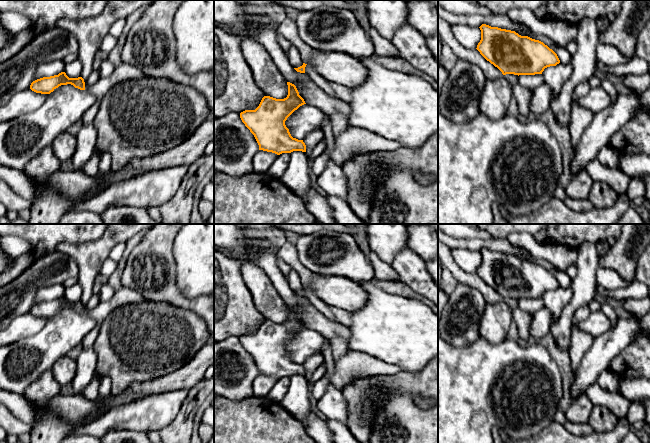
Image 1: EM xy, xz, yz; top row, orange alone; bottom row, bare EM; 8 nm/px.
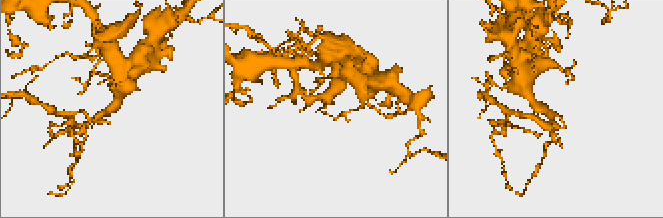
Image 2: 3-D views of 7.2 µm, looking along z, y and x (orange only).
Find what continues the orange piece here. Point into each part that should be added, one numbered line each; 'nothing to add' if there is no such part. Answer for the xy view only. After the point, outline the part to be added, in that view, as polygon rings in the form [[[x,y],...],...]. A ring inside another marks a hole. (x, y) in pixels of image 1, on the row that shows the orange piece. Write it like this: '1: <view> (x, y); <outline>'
1: xy (123, 72); [[[122,62],[114,69],[110,76],[100,78],[95,84],[85,85],[85,90],[94,95],[95,103],[84,113],[81,118],[82,124],[90,124],[94,121],[103,97],[111,88],[121,82],[141,78],[151,77],[145,75],[135,66]]]

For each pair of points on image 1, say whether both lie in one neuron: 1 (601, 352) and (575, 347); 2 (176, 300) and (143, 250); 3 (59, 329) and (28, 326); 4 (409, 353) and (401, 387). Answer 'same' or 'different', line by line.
1: different
2: same
3: different
4: different

